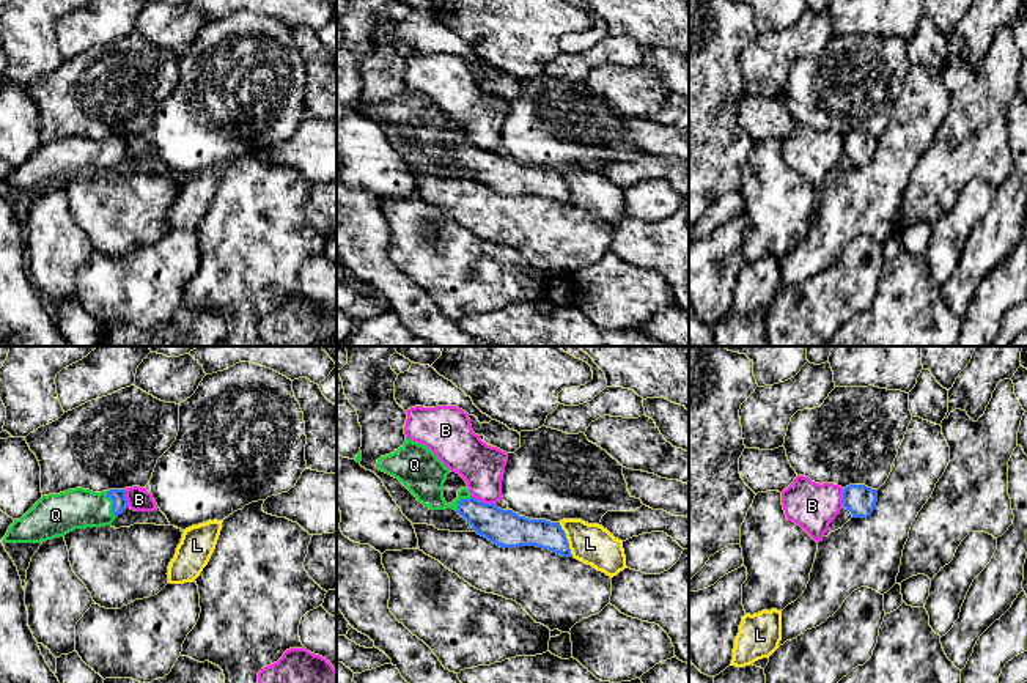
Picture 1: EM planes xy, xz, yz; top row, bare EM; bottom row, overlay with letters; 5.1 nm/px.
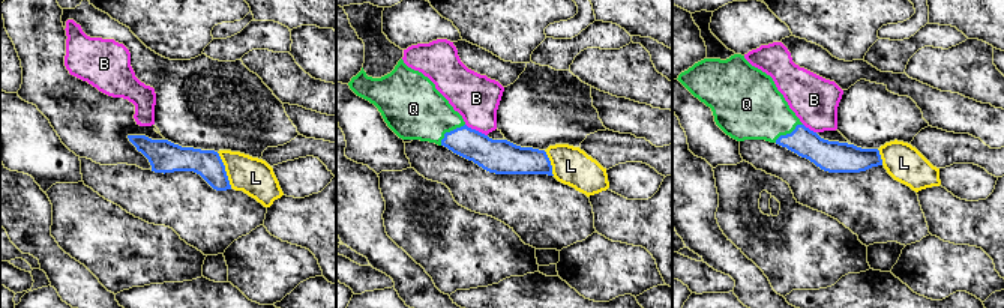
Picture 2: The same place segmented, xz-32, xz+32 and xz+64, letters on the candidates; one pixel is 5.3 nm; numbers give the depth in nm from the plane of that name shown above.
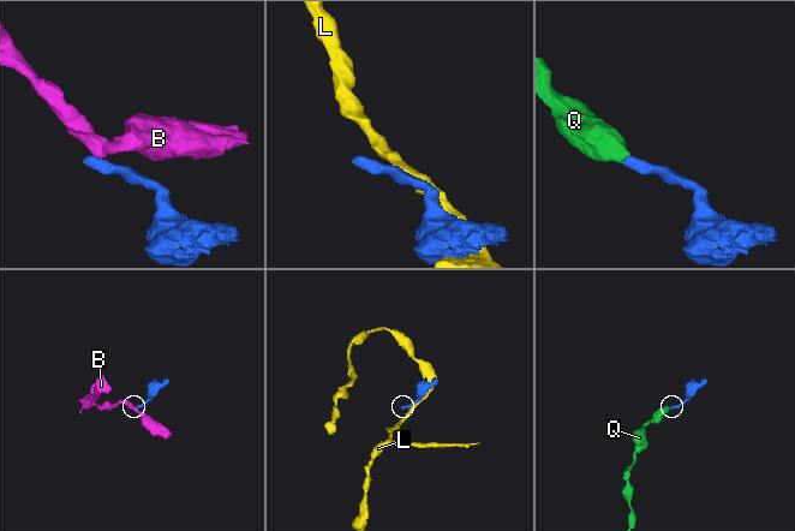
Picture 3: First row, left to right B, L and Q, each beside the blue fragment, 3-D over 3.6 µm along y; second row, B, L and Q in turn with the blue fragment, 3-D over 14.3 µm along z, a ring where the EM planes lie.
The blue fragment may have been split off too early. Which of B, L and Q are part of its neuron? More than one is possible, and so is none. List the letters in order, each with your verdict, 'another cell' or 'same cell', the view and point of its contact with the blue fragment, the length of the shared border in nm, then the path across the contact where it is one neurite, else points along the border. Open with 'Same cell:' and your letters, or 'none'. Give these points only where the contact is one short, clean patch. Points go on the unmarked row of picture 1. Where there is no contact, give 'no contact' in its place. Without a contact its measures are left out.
Same cell: Q
B: another cell; meets blue in xz at (483, 150); contact 140 nm long; border along xz (472, 143), (496, 153)
L: another cell; meets blue in xz at (566, 188); contact 190 nm long
Q: same cell; meets blue in xy at (114, 151); contact 150 nm long; runs through xy (120, 150), (114, 151), (101, 156), (76, 156)

